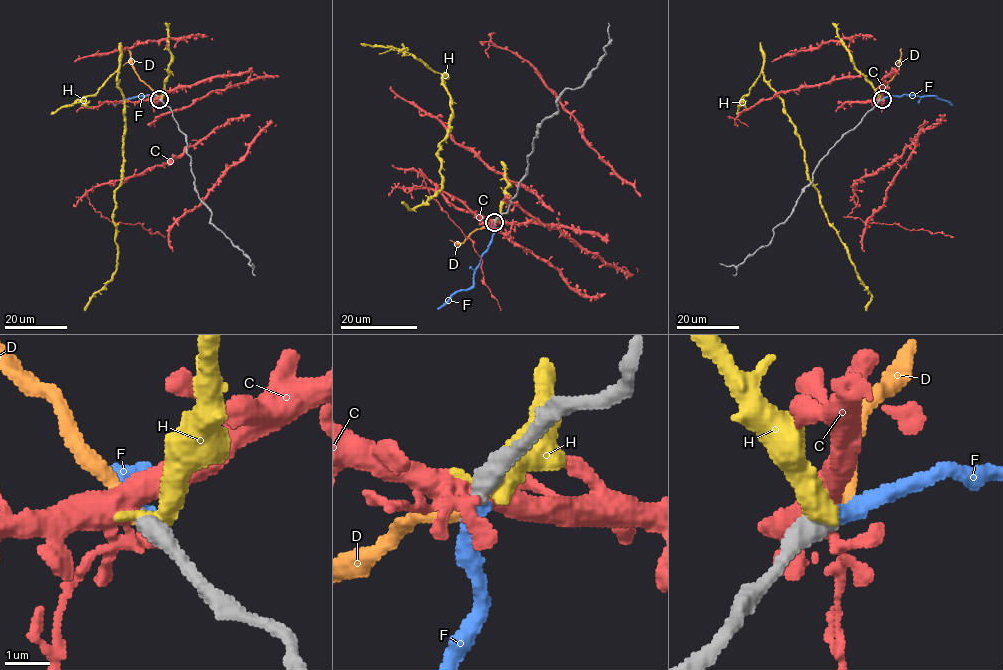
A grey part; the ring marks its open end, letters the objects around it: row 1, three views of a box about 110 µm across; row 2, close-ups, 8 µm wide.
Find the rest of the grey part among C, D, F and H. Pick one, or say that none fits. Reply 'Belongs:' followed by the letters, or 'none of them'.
Belongs: D

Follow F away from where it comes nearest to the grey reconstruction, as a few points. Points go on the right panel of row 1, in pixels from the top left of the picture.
F: (881, 99), (889, 96), (932, 96), (952, 105)

